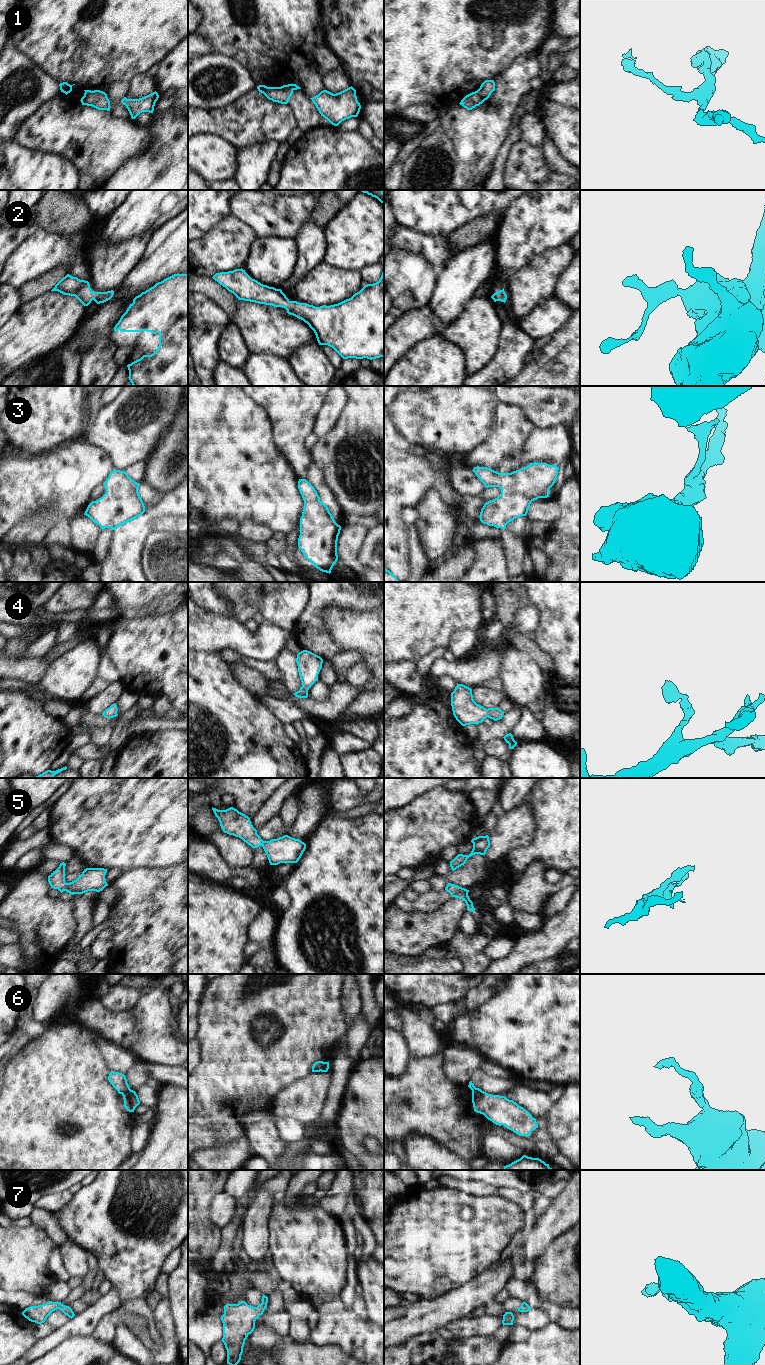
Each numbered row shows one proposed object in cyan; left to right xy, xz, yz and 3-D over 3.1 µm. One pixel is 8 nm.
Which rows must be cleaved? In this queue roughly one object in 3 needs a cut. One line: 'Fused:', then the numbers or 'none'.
Fused: 1, 6

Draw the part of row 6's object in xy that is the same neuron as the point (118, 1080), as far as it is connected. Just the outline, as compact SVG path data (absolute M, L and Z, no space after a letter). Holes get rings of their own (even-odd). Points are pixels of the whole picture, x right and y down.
M111 1071L108 1080L119 1094L124 1094L130 1089L126 1076L122 1073Z

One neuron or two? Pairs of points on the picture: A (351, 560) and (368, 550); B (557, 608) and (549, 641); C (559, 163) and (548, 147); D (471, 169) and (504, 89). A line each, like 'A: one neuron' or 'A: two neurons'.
A: two neurons
B: one neuron
C: one neuron
D: one neuron

